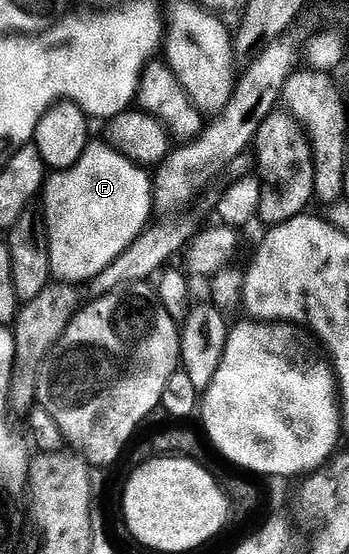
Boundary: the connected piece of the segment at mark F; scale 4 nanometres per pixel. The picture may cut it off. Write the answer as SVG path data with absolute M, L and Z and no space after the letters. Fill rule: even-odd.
M93 141L88 145L86 152L82 152L78 164L49 173L44 183L42 217L44 229L48 232L50 268L53 279L64 284L91 282L94 276L98 276L98 272L102 272L102 268L118 260L118 256L126 252L129 244L144 233L150 222L148 217L154 214L152 178L149 171L126 160L126 156L122 156L103 141L100 142Z

